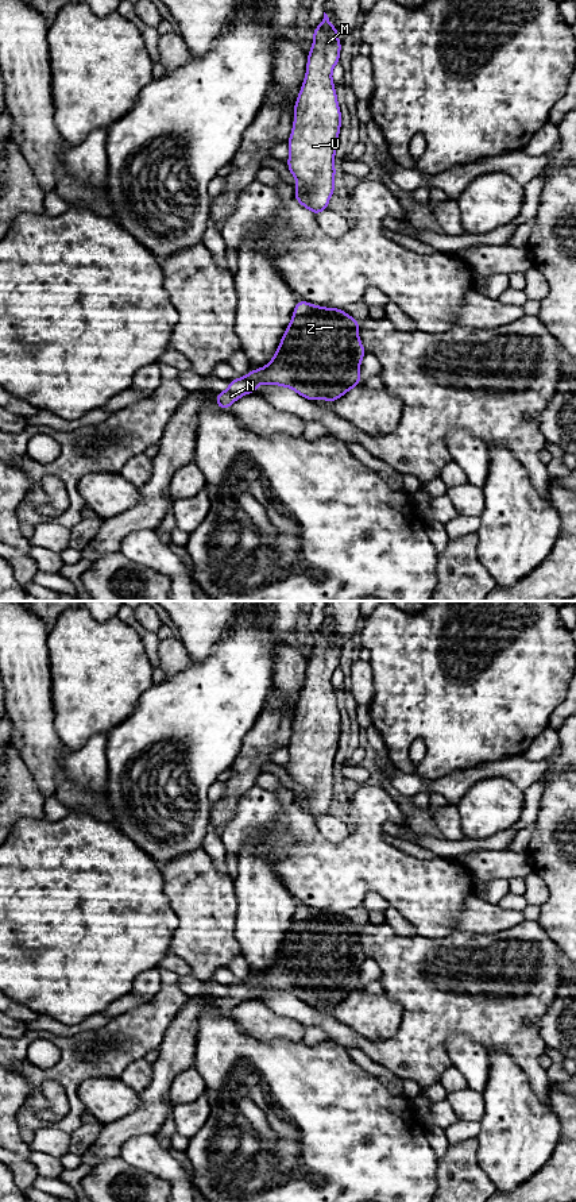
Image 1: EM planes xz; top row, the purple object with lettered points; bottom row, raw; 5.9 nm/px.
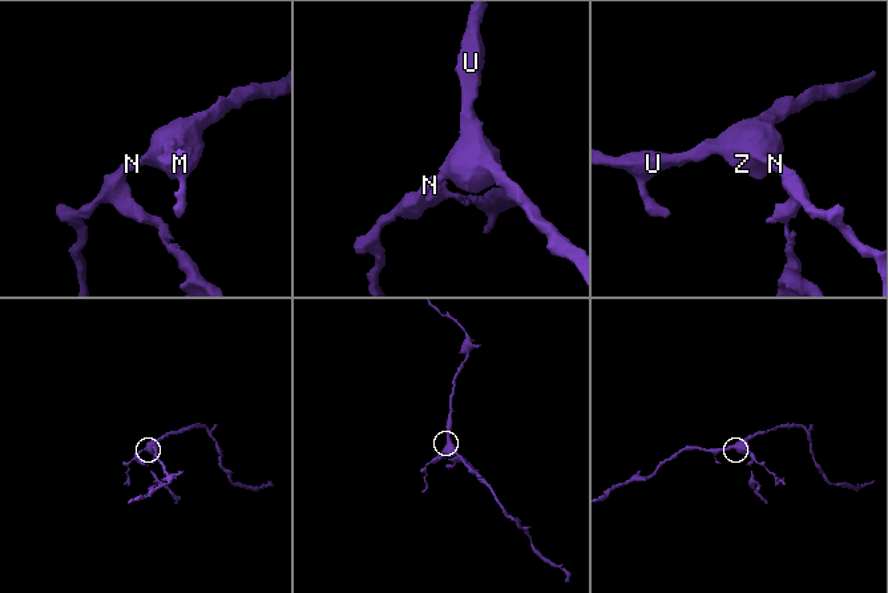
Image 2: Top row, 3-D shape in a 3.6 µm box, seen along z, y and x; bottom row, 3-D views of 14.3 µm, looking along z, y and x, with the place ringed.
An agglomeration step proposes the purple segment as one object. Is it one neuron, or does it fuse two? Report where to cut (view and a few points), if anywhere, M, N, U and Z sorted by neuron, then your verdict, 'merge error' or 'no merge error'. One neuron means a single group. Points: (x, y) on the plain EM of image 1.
cut none; groups M N U Z; no merge error

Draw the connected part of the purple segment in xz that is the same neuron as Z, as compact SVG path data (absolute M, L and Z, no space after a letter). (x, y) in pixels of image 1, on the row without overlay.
M298 905L274 963L264 972L250 975L246 982L231 985L225 997L216 998L217 1013L229 1014L244 999L256 998L258 989L290 993L309 1006L335 1008L352 993L362 990L360 967L367 956L359 944L359 926L343 914Z

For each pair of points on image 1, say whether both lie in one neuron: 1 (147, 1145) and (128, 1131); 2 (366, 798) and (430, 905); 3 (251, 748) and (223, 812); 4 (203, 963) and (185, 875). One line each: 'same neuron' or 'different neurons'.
1: different neurons
2: same neuron
3: same neuron
4: same neuron

